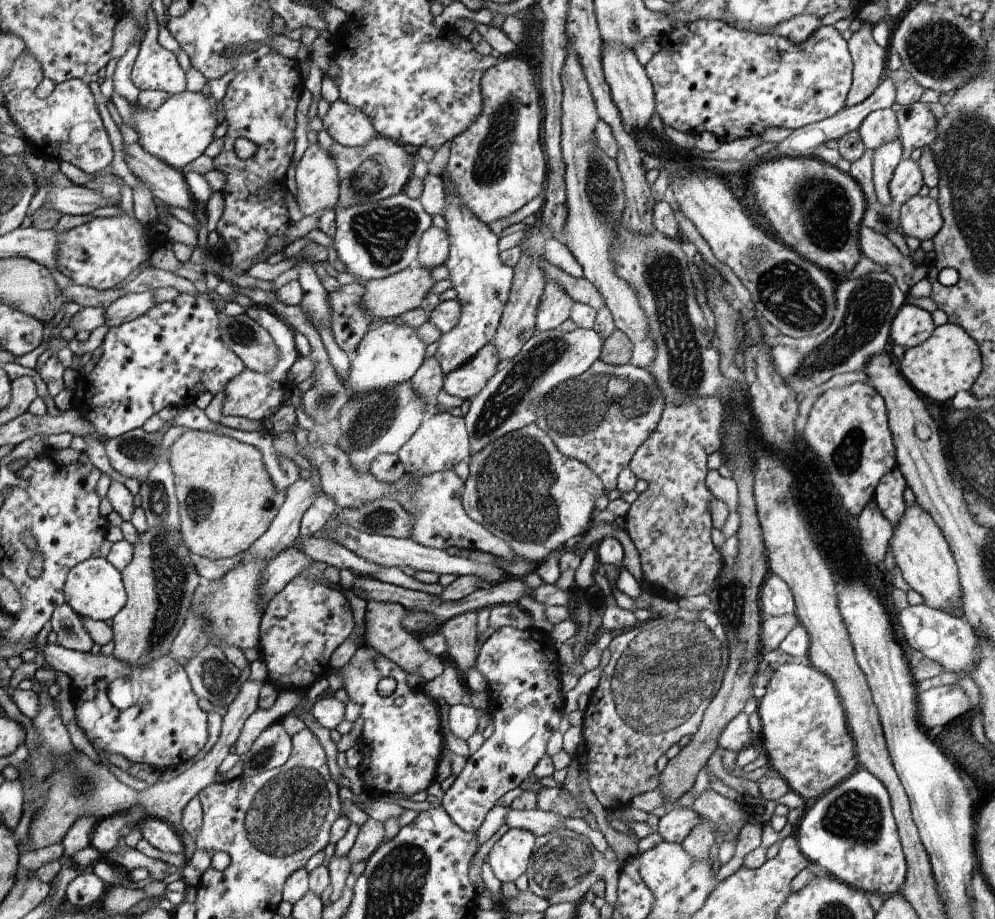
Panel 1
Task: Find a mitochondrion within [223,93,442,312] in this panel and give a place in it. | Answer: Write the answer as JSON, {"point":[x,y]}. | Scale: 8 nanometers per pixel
{"point":[383,233]}

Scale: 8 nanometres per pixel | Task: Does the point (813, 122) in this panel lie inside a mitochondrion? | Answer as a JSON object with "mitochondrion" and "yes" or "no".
{"mitochondrion":"no"}

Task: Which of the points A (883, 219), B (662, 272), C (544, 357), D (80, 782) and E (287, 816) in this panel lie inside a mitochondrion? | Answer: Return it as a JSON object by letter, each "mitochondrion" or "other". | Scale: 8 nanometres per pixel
{"A":"mitochondrion","B":"mitochondrion","C":"mitochondrion","D":"mitochondrion","E":"mitochondrion"}

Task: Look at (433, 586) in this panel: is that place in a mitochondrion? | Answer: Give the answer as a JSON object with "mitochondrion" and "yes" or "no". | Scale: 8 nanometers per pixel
{"mitochondrion":"no"}

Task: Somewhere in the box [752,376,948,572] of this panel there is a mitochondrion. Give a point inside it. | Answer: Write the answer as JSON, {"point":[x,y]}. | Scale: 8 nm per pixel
{"point":[846,456]}

